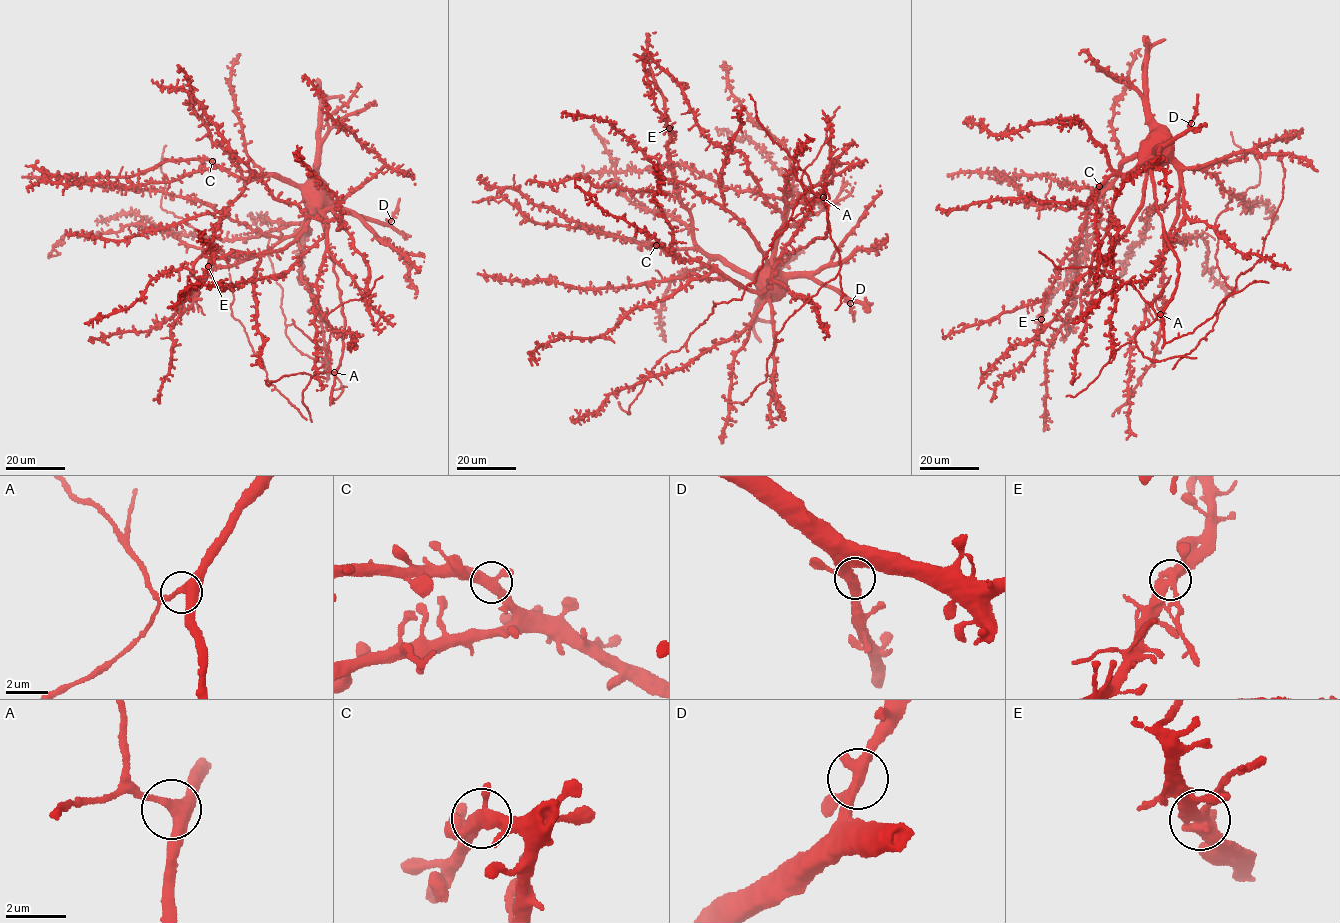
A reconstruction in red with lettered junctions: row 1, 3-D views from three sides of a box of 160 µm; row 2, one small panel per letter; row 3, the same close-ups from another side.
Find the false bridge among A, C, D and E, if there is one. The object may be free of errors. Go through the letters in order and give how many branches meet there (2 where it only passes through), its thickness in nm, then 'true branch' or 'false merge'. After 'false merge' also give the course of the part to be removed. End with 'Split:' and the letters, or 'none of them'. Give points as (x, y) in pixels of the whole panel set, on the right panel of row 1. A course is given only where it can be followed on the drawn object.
A: 3 | 340 nm | true branch
C: 3 | 360 nm | true branch
D: 3 | 360 nm | true branch
E: 3 | 360 nm | true branch
Split: none of them

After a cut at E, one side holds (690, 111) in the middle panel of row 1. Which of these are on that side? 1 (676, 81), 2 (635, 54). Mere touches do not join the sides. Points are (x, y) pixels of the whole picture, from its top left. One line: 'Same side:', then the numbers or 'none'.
Same side: 1

